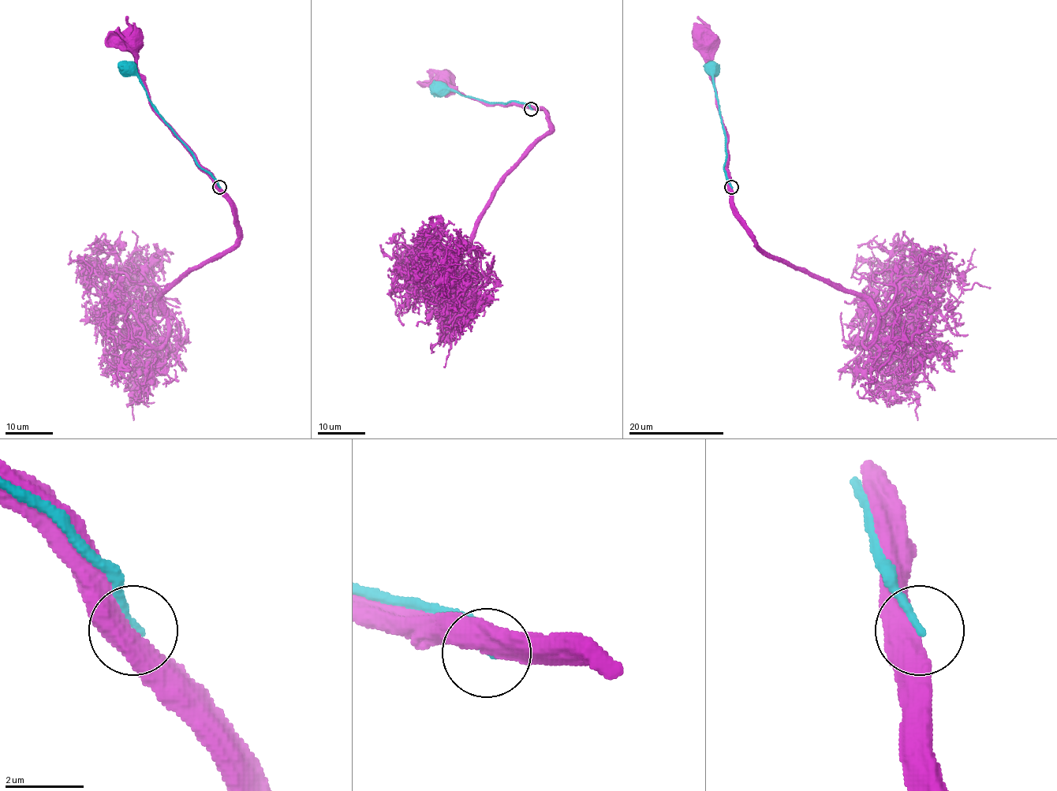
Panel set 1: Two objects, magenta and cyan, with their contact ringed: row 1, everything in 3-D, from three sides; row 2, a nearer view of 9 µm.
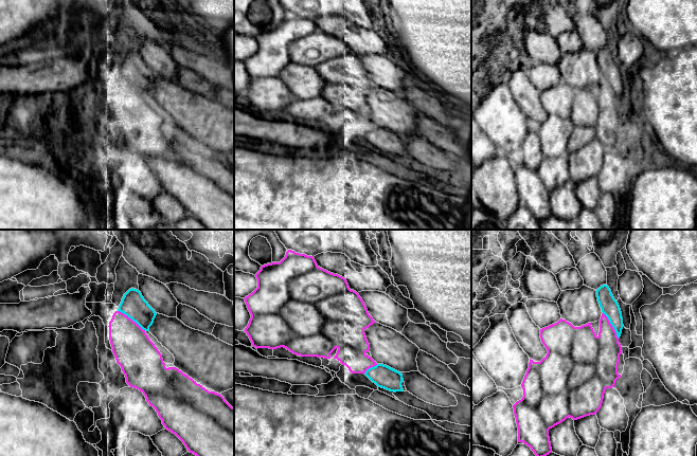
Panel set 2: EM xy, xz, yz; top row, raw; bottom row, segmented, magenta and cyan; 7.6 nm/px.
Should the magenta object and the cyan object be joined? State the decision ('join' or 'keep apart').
keep apart

